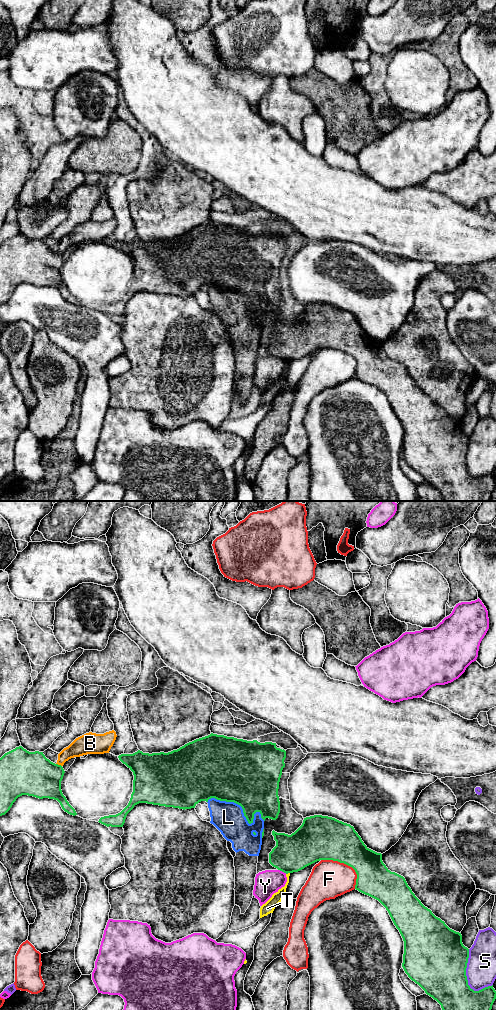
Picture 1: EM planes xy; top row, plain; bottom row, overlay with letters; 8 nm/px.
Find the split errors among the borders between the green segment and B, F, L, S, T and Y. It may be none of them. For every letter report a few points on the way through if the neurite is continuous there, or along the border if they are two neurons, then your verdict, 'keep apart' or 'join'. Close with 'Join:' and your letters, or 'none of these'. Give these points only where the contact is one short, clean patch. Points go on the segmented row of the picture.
B: keep apart
F: keep apart
L: keep apart
S: keep apart
T: keep apart
Y: keep apart
Join: none of these

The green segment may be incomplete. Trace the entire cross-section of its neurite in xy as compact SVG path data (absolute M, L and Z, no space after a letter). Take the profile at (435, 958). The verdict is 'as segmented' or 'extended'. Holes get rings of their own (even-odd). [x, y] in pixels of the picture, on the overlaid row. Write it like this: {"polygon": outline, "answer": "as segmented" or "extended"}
{"polygon": "M314 815L304 818L302 825L291 835L274 830L272 835L276 846L269 853L269 863L286 874L298 872L320 860L338 861L355 870L355 889L378 900L386 908L403 938L402 967L405 973L436 1000L442 1010L492 1009L496 999L493 985L479 991L474 991L468 985L466 968L469 949L463 945L461 933L450 929L425 907L405 878L391 872L383 863L382 854L369 849L353 826L332 817Z", "answer": "as segmented"}

